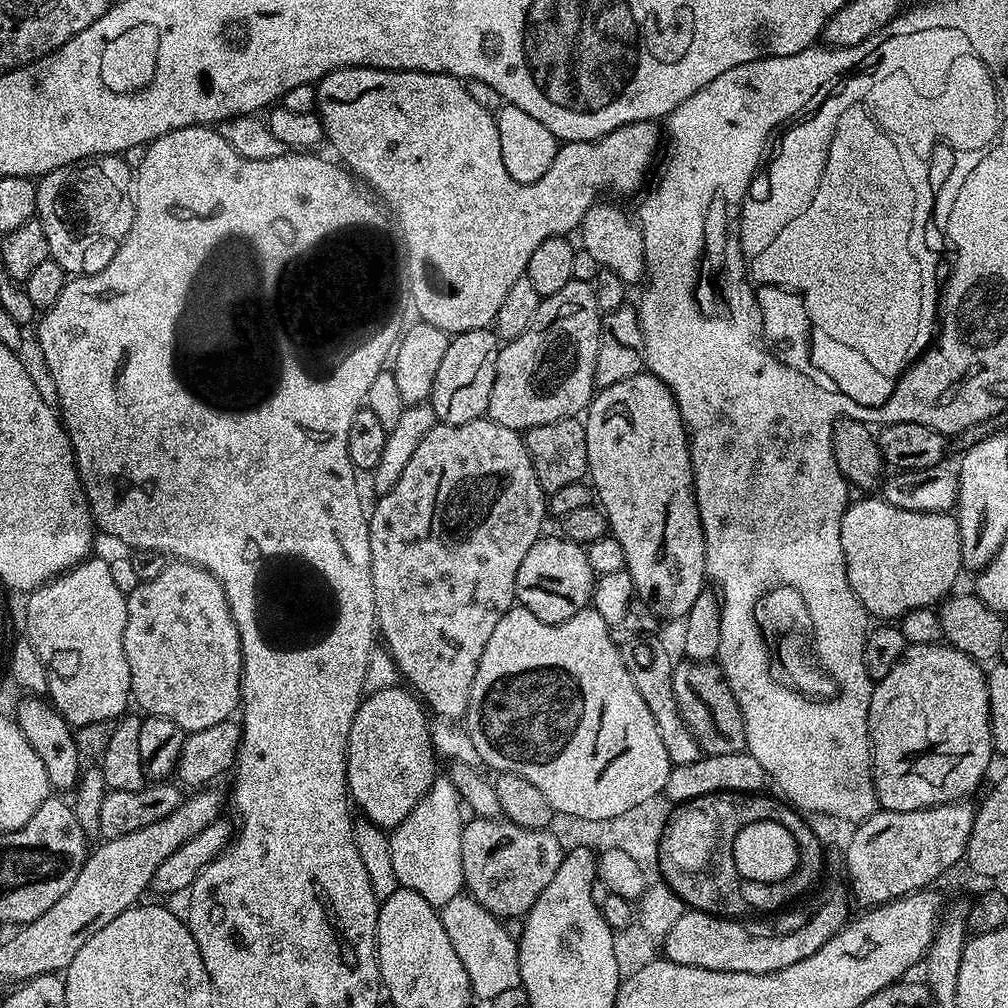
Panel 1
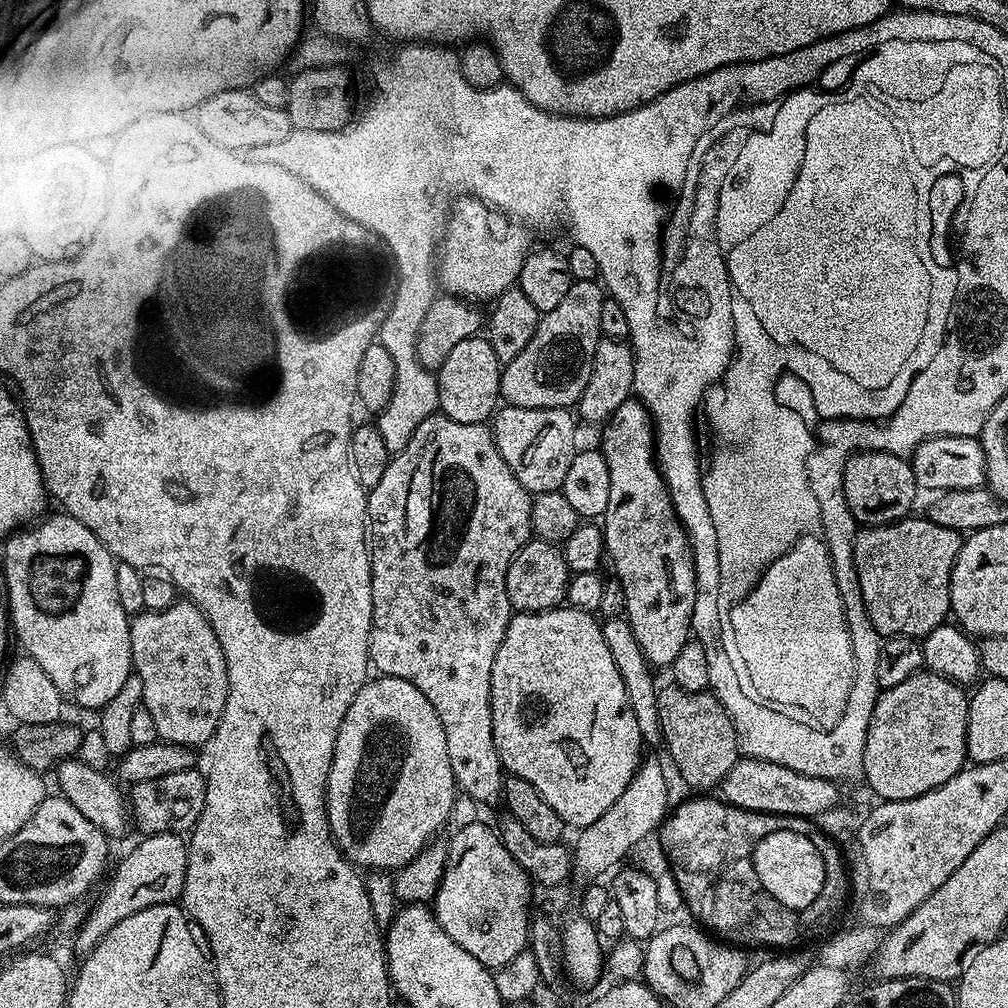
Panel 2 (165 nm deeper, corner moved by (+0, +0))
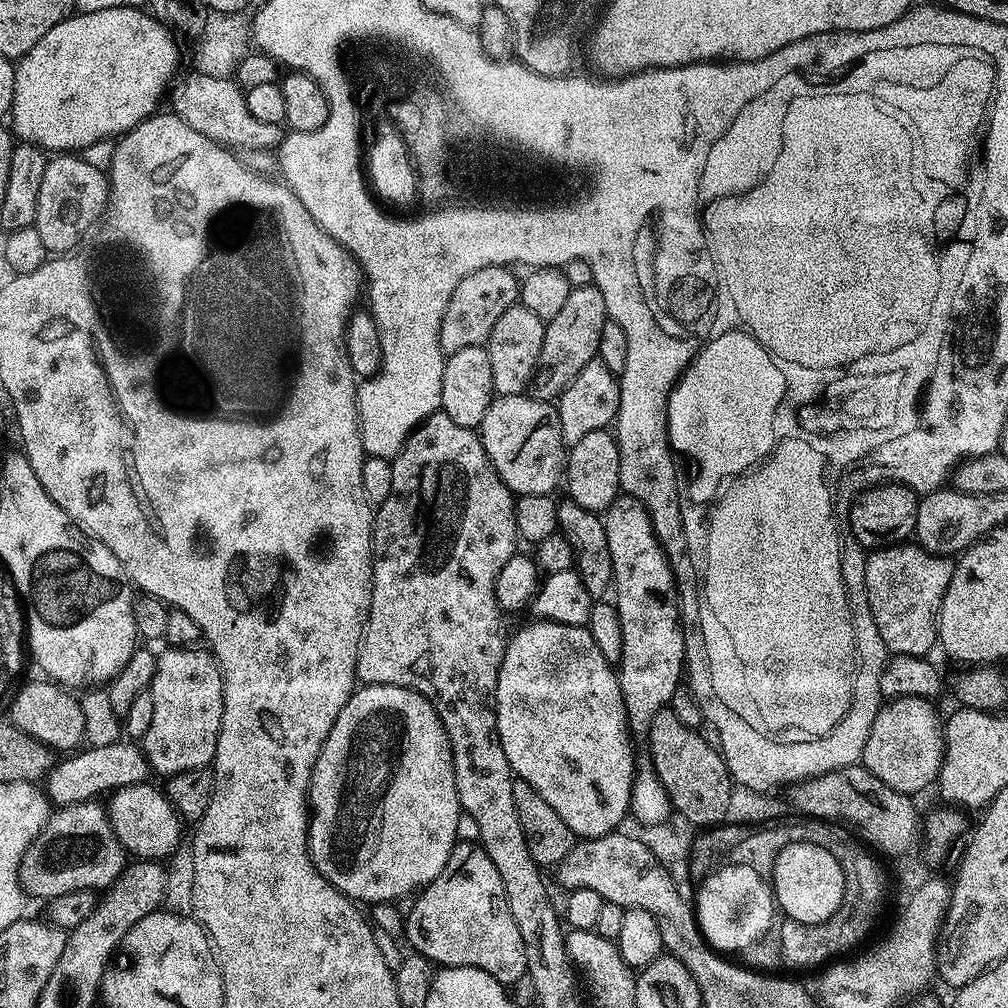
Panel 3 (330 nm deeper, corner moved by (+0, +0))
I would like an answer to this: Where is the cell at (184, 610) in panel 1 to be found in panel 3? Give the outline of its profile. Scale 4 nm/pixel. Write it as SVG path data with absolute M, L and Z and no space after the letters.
M171 646L165 647L165 652L162 651L156 657L156 669L154 670L154 678L152 679L151 694L154 698L154 715L150 722L150 730L146 730L146 734L142 737L142 751L144 757L148 759L149 769L153 773L156 772L161 778L170 776L177 776L180 772L186 770L194 770L195 768L206 768L211 765L212 759L216 756L216 747L218 746L218 734L222 726L222 710L224 709L224 676L220 672L220 666L216 663L216 657L212 655L211 651L203 650L199 647L194 648L173 648Z

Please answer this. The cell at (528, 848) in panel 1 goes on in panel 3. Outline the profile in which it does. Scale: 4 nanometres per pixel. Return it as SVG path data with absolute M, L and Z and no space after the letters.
M479 843L455 844L446 866L442 866L442 874L431 880L412 902L412 909L404 920L403 939L406 944L408 939L407 947L413 953L425 956L436 966L446 968L470 966L478 970L486 970L490 978L505 986L515 985L527 973L528 963L522 934L518 934L518 922L514 922L514 914L510 914L510 902L506 902L502 877L498 875L494 862L490 862L490 854L486 854L486 850L480 847Z

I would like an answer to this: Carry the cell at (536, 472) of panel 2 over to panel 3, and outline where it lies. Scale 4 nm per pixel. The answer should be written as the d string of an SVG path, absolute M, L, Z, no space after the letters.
M535 394L496 396L482 418L478 435L494 470L516 496L526 494L547 496L555 493L554 490L559 484L561 487L566 476L566 445L562 438L562 422L558 418L558 410L551 399L541 398Z

